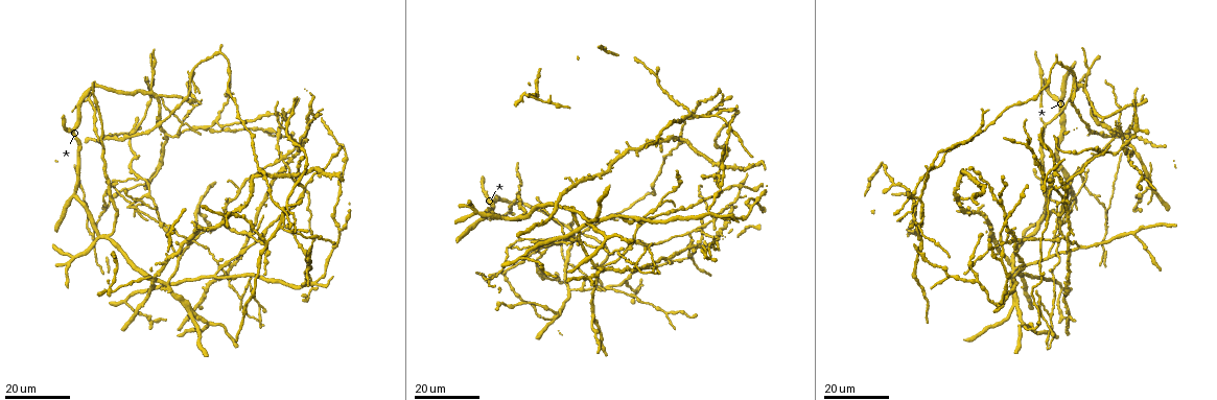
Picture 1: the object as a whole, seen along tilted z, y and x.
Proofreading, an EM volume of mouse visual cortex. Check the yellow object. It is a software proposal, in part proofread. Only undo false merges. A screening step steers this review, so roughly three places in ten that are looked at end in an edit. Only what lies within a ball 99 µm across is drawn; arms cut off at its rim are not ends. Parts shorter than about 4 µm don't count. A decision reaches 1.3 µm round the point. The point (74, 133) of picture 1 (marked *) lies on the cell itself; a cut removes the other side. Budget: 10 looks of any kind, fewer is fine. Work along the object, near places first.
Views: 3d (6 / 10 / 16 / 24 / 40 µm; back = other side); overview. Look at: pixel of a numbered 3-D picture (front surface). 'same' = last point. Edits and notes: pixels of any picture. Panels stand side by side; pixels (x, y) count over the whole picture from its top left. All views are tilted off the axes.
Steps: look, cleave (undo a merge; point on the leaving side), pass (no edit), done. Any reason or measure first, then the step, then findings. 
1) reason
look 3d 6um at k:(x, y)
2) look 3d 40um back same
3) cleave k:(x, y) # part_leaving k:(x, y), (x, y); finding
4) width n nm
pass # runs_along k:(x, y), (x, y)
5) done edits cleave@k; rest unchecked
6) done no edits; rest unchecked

three-way junction
look 3d 16um at 1:(139, 179)

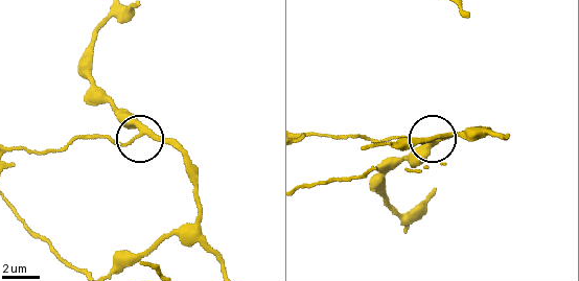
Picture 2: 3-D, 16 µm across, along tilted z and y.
look 3d 10um at 2:(140, 129)

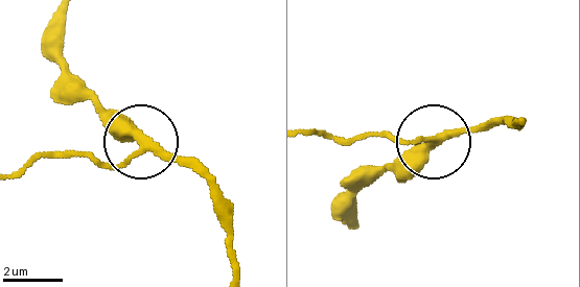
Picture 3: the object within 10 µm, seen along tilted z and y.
width 290 nm
cleave 3:(98, 160) # part_leaving 3:(135, 154), (108, 168), (71, 152), (18, 166); two cells meet here

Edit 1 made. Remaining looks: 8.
redraw
look overview

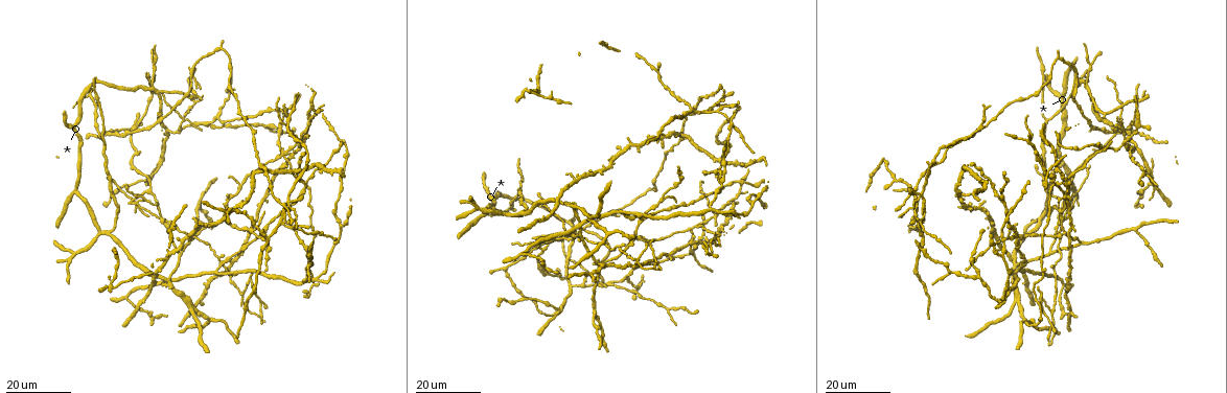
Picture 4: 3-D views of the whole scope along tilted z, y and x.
look 3d 24um at 4:(160, 214)

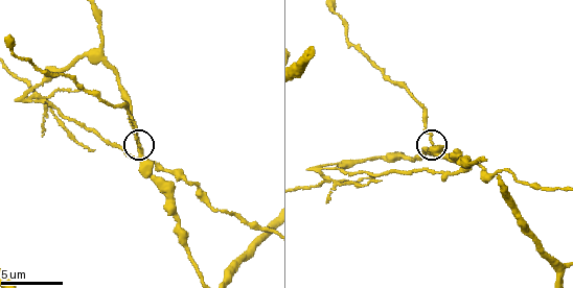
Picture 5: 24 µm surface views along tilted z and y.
closer look
look 3d 6um same

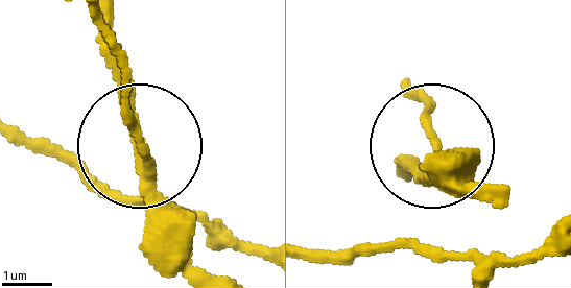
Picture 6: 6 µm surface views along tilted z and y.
width 200 nm
cleave 6:(125, 122) # part_leaving 6:(150, 174), (100, 20); a second cell is stuck on

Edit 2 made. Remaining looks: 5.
redraw
look overview

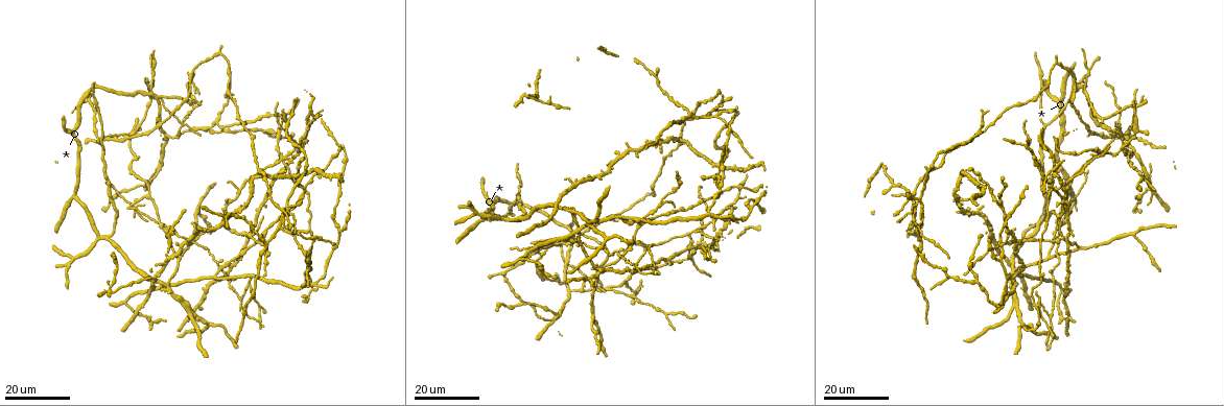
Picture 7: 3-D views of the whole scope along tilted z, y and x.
arms part here
look 3d 24um at 7:(1048, 256)

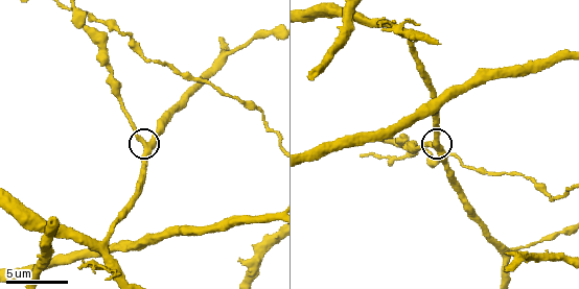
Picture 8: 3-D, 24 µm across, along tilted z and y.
look 3d 10um at 8:(145, 143)

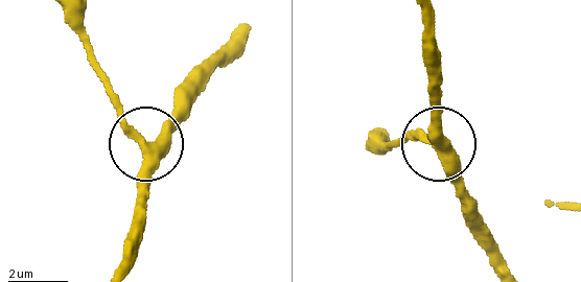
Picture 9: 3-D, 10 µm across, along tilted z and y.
look 3d 10um back at 9:(145, 141)

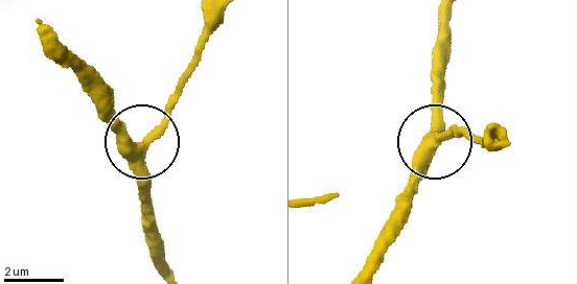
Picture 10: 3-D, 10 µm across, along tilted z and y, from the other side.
width 320 nm
pass # one cell here

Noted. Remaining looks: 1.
done edits cleave@3, cleave@6; rest unchecked

